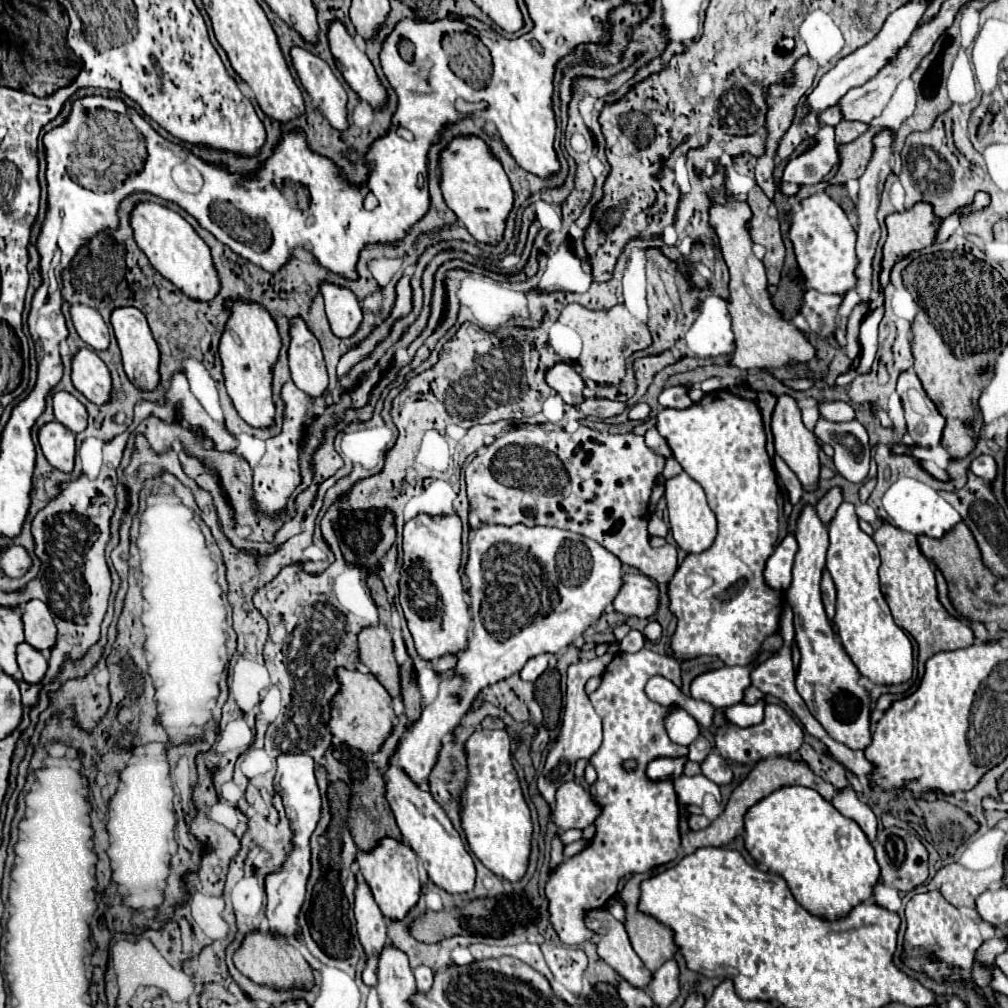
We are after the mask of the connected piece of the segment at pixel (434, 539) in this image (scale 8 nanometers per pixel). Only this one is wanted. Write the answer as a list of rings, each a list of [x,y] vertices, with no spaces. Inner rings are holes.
[[[420,514],[406,522],[402,540],[400,566],[400,604],[414,638],[416,652],[422,660],[432,662],[442,656],[458,656],[468,648],[472,618],[464,602],[464,588],[460,580],[462,562],[462,524],[458,516],[426,516]],[[418,562],[424,570],[418,570]]]

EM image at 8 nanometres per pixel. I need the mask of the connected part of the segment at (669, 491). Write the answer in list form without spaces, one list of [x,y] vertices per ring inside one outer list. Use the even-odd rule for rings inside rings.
[[[682,472],[680,476],[674,476],[666,482],[666,500],[670,512],[670,530],[678,546],[688,554],[700,554],[708,550],[716,538],[718,526],[716,526],[716,516],[706,502],[706,494],[702,486],[696,480],[692,480],[686,472]]]

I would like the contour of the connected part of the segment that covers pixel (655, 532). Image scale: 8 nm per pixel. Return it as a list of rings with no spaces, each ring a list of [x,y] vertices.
[[[652,514],[650,524],[648,524],[648,532],[650,532],[650,536],[662,536],[662,538],[666,538],[668,536],[668,526],[662,522],[662,518],[658,518],[656,514]]]

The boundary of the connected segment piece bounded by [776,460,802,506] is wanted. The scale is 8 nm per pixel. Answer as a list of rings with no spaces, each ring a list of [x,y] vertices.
[[[776,460],[776,472],[778,472],[782,484],[786,486],[788,494],[790,494],[790,502],[792,502],[792,506],[800,504],[800,498],[802,498],[802,486],[800,486],[796,474],[794,474],[792,470],[788,470],[786,464],[780,464],[780,460]]]

